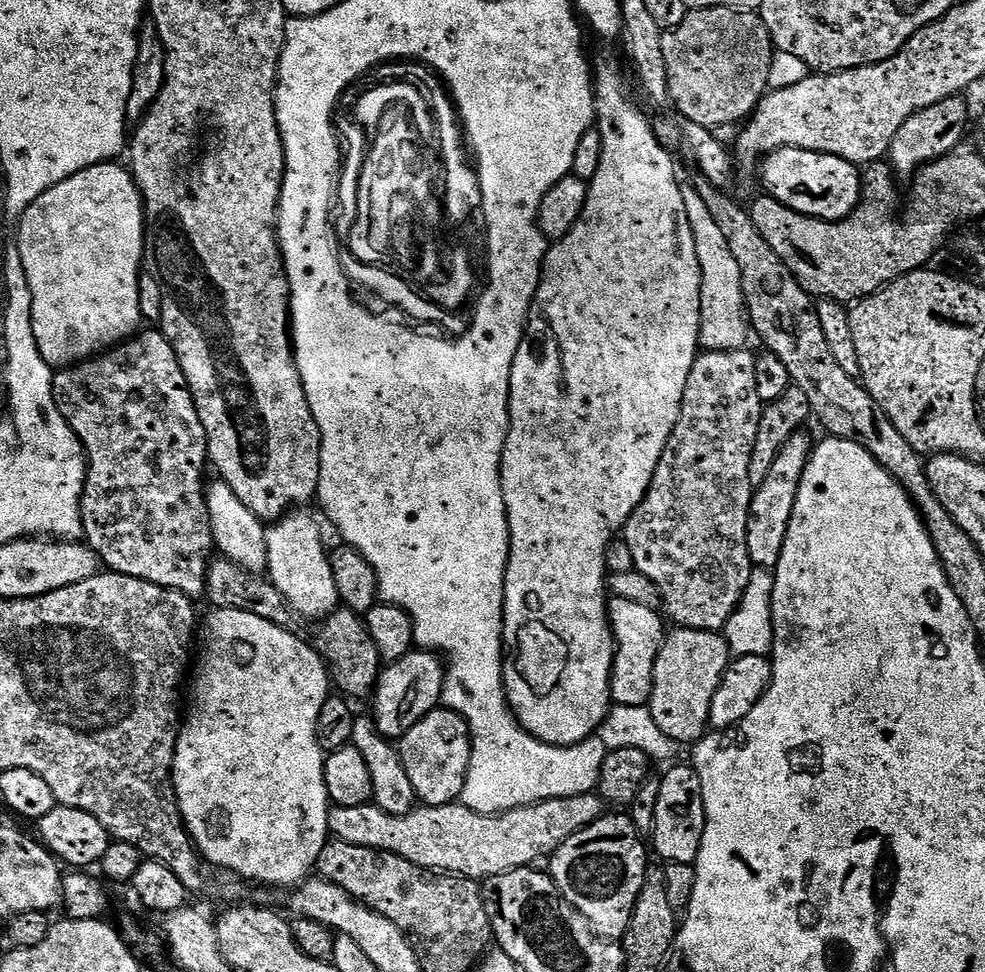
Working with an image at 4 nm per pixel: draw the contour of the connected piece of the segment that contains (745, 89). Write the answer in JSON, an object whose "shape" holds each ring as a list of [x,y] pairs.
{"shape":[[[730,6],[693,8],[686,14],[686,18],[682,18],[682,26],[669,28],[663,33],[662,50],[666,57],[671,107],[698,126],[715,129],[727,124],[737,125],[752,115],[760,99],[769,91],[768,79],[774,45],[770,30],[766,30],[766,22],[762,22],[759,11]]]}

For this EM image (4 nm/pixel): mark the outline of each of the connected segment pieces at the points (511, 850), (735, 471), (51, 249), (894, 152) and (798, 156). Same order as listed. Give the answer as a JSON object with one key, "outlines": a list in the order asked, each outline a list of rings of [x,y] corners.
{"outlines":[[[[596,792],[574,794],[570,798],[554,798],[543,800],[541,804],[531,804],[525,808],[515,808],[502,812],[498,816],[487,816],[470,810],[459,802],[446,806],[418,806],[410,814],[395,816],[386,814],[377,804],[362,806],[332,806],[328,810],[328,831],[335,839],[350,842],[350,846],[366,846],[374,850],[382,850],[390,854],[398,854],[406,858],[406,862],[414,862],[414,866],[435,870],[440,874],[466,876],[470,880],[483,882],[489,876],[497,876],[514,869],[527,869],[535,865],[535,860],[551,857],[552,853],[574,834],[586,830],[594,822],[605,815],[606,804]]],[[[742,347],[738,350],[701,351],[697,355],[694,366],[690,370],[690,378],[686,378],[686,390],[682,398],[682,410],[678,414],[678,422],[670,434],[670,442],[666,442],[666,450],[662,450],[658,470],[654,470],[654,478],[650,482],[642,502],[624,523],[622,538],[626,542],[626,546],[630,546],[630,558],[634,558],[635,571],[646,574],[646,578],[650,578],[650,582],[654,582],[654,586],[658,586],[663,615],[678,628],[693,628],[707,632],[724,630],[728,619],[734,614],[736,608],[740,607],[740,599],[750,582],[750,574],[754,570],[750,550],[746,546],[746,526],[750,518],[754,491],[754,486],[750,482],[750,454],[754,450],[754,438],[758,438],[758,422],[765,404],[758,398],[758,381],[754,378],[754,362],[757,353],[748,351],[747,347]]],[[[120,162],[95,164],[47,188],[20,215],[16,245],[32,295],[34,338],[49,368],[70,368],[115,348],[141,331],[138,286],[144,258],[144,199],[125,165],[123,168]]],[[[959,95],[946,98],[942,102],[934,102],[934,106],[926,106],[926,110],[918,110],[913,116],[906,118],[906,122],[902,122],[902,126],[898,126],[886,157],[887,163],[892,165],[892,171],[897,177],[911,178],[915,176],[925,164],[950,154],[962,143],[965,139],[964,131],[968,128],[968,104],[964,99],[963,95]]],[[[775,148],[759,161],[759,168],[763,191],[767,195],[810,218],[844,220],[851,216],[860,201],[861,169],[834,154],[801,148]]]]}

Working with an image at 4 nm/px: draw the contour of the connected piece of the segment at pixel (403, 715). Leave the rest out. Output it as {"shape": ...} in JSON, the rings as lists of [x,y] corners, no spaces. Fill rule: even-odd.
{"shape":[[[413,650],[402,658],[381,667],[376,691],[370,697],[370,715],[377,730],[387,740],[398,742],[426,714],[430,714],[441,703],[440,695],[444,685],[445,663],[437,653],[427,650]]]}

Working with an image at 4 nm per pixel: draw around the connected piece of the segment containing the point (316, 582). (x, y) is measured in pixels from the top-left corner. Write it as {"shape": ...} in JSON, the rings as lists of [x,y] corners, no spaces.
{"shape":[[[293,510],[287,516],[269,523],[266,528],[267,579],[282,594],[293,613],[308,620],[323,621],[340,604],[338,586],[334,586],[334,570],[330,570],[329,549],[324,548],[320,524],[308,510]]]}

